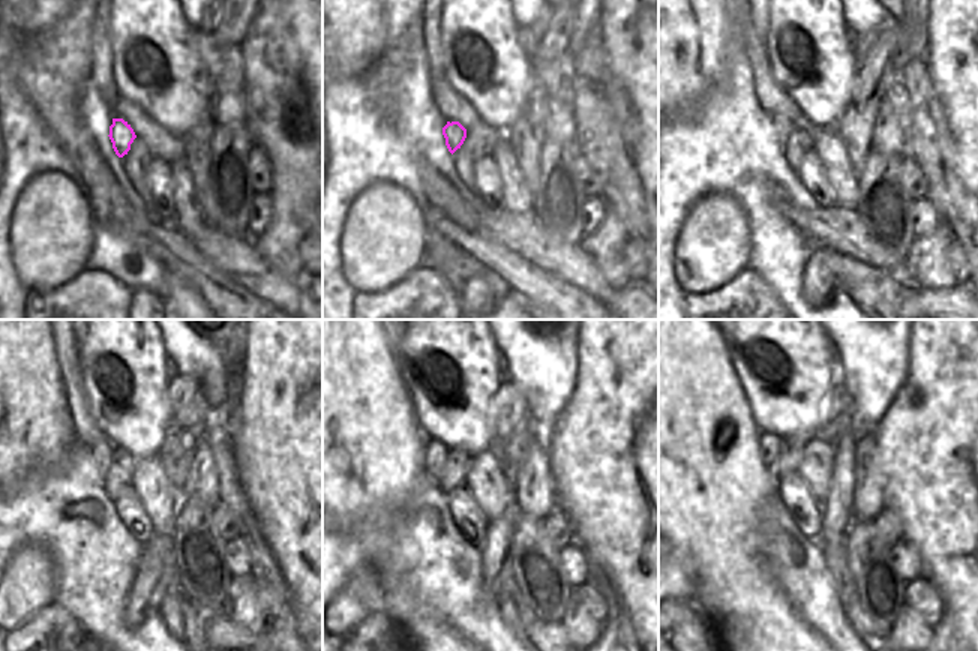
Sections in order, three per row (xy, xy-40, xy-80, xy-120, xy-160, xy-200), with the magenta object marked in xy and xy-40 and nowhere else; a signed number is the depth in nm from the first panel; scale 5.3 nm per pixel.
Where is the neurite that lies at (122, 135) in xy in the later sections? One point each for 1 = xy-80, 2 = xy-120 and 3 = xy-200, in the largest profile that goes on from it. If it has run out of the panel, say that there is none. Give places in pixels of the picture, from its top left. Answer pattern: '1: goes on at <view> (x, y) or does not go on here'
1: goes on at xy-80 (783, 126)
2: goes on at xy-120 (102, 453)
3: goes on at xy-200 (768, 444)

